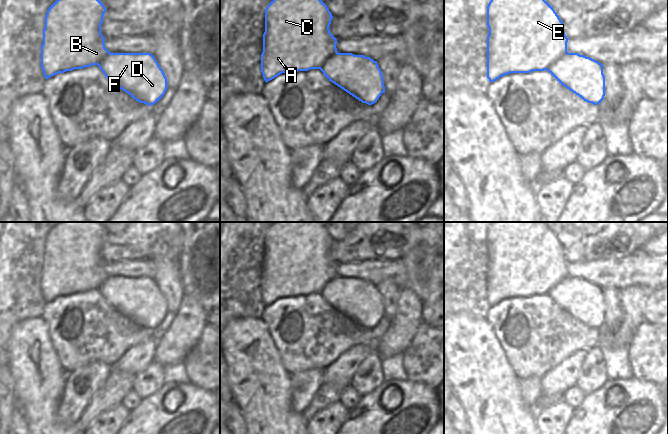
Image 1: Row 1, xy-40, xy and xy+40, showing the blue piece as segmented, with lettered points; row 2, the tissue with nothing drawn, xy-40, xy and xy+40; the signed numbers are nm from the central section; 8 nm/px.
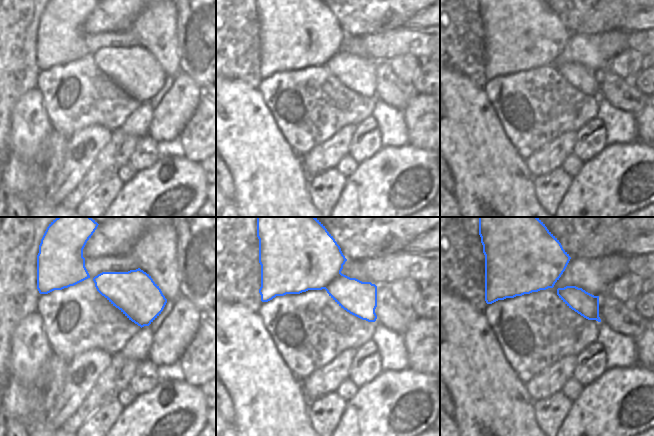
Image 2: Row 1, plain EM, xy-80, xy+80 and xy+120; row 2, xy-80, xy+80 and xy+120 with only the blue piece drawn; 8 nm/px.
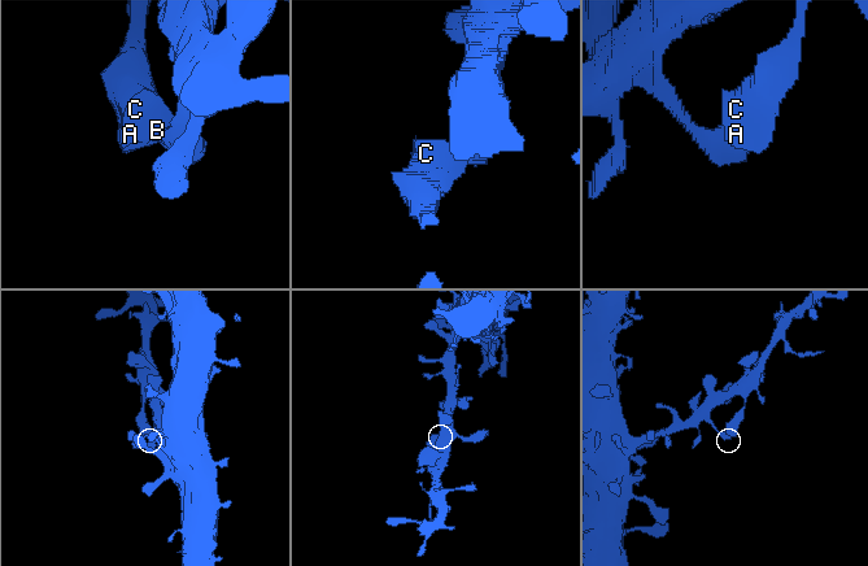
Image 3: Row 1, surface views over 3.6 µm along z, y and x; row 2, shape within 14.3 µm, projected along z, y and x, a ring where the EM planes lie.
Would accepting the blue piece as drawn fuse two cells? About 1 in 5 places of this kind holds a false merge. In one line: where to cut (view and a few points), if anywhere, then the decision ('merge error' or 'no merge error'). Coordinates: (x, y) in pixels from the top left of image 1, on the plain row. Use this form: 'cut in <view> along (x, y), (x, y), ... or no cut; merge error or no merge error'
no cut; no merge error

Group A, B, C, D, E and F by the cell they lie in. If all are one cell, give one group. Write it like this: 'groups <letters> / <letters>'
groups A B C D E F

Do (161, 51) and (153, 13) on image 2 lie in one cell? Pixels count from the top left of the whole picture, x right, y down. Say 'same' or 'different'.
same

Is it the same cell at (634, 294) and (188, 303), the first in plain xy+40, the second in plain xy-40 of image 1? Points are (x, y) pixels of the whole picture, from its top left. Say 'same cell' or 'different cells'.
same cell

